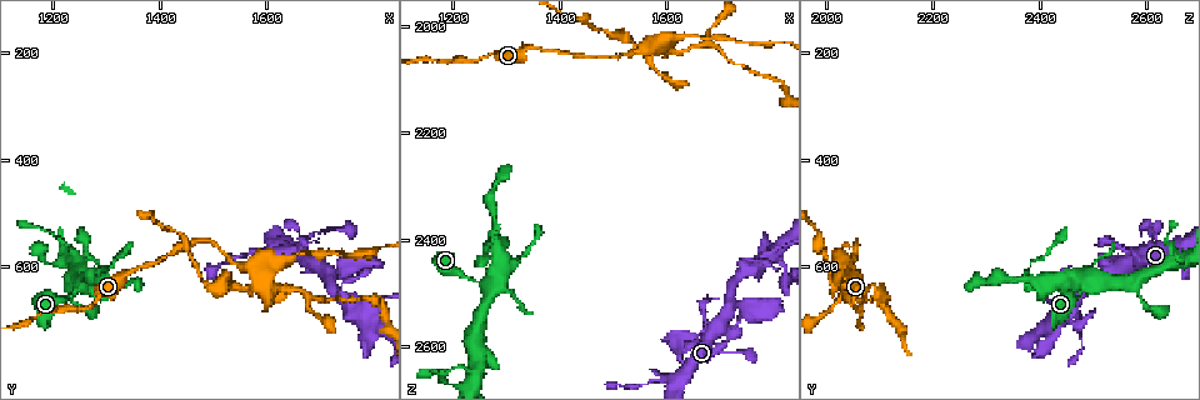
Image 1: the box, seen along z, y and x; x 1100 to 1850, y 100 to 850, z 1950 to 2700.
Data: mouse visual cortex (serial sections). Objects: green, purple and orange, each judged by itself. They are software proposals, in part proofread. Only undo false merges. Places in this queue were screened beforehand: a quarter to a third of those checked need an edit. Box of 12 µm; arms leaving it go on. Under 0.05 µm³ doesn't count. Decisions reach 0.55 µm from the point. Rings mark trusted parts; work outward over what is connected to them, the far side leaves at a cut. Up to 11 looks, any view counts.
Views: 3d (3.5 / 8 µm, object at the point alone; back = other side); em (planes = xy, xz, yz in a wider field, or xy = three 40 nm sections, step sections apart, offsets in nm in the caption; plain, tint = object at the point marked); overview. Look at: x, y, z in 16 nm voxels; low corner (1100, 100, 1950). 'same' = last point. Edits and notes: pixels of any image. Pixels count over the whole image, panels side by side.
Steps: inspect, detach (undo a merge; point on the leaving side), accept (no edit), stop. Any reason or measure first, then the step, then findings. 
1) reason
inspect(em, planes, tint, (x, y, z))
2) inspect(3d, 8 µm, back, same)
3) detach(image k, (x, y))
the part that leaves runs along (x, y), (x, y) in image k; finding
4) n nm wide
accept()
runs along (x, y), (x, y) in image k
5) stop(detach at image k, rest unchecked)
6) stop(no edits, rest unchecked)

thick turns thin
inspect(3d, 3.5 µm, (1590, 630, 2045))

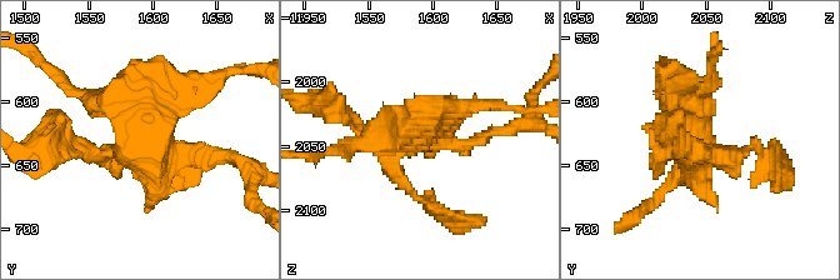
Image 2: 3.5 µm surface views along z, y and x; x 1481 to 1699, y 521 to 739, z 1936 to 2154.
inspect(em, xy, step 2, tint, (1590, 628, 2040))

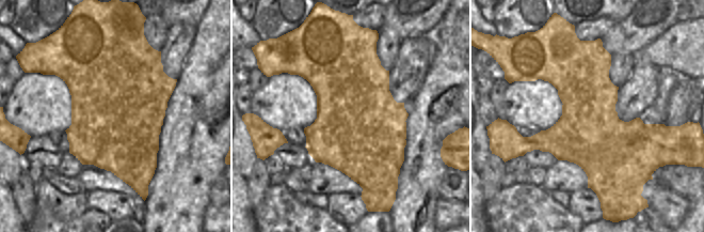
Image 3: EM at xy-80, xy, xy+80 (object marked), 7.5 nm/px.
detach(image 2, (70, 135))
two cells meet here

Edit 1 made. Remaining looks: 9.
inspect(overview)

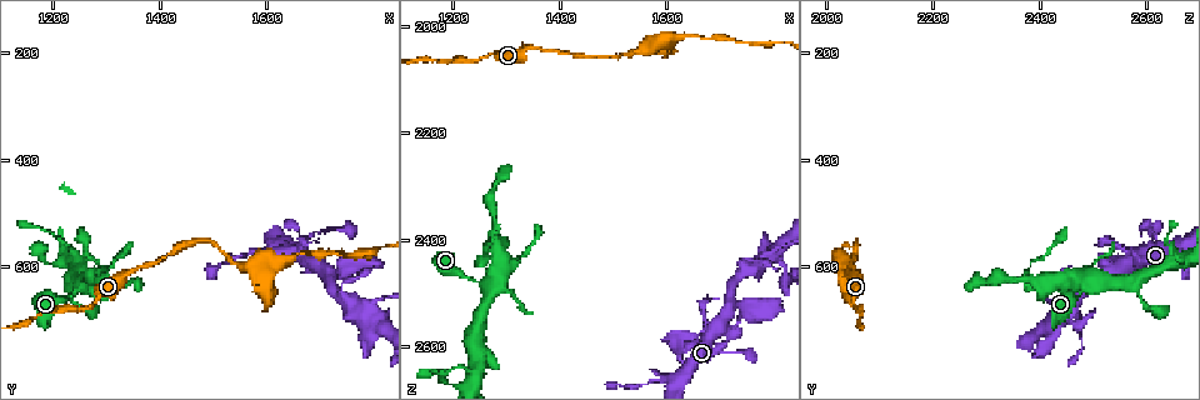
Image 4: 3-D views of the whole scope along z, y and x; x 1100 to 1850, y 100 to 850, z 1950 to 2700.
three arms meet
inspect(3d, 3.5 µm, (1700, 600, 2560))

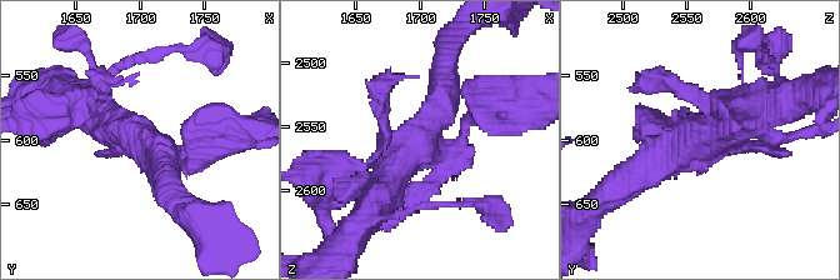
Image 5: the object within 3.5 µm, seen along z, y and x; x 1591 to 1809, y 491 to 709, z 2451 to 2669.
inspect(em, xy, step 2, tint, (1702, 602, 2554))

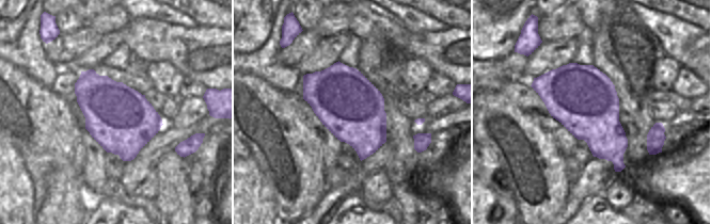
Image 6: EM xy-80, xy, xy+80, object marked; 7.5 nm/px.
accept()
runs along (379, 195), (440, 106), (444, 70) in image 5; one cell here

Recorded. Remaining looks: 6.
looks like a crossing
inspect(3d, 3.5 µm, (1795, 705, 2430))

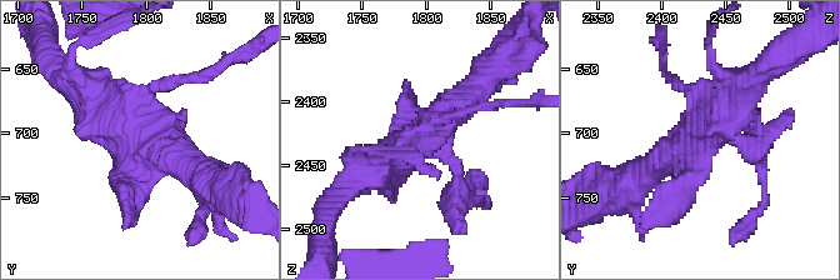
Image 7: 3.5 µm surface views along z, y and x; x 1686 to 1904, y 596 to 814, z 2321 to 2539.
shape alone is not enough
inspect(em, xy, step 2, tint, (1794, 700, 2436))

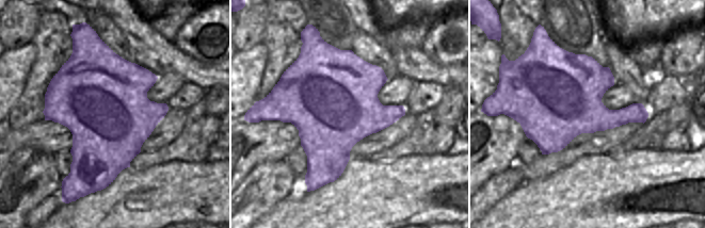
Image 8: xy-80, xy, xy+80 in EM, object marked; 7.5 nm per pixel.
700 nm wide
accept()
runs along (81, 81), (193, 170) in image 7; one cell here

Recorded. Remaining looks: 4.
sharp bend
inspect(3d, 3.5 µm, (1240, 590, 2660))

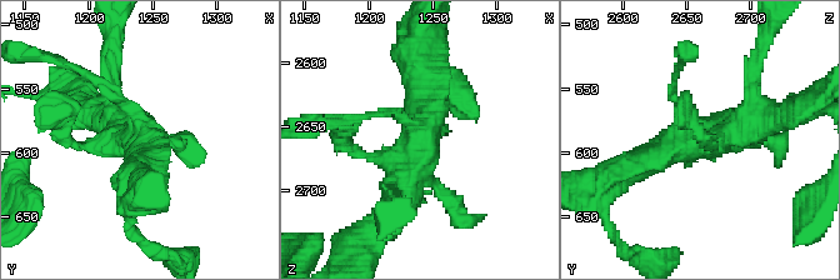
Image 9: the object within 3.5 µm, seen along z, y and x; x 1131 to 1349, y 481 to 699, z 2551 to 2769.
shape alone is not enough
inspect(em, xy, step 1, tint, (1244, 592, 2658))

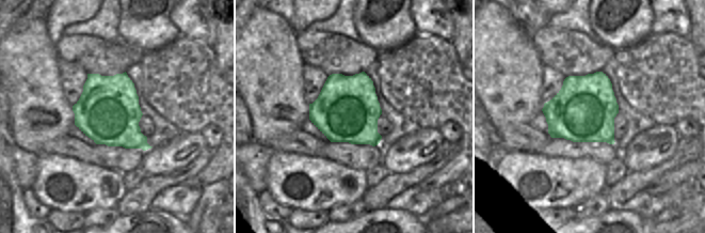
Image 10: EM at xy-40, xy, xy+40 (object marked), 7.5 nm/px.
inspect(em, xy, step 5, tint, same)

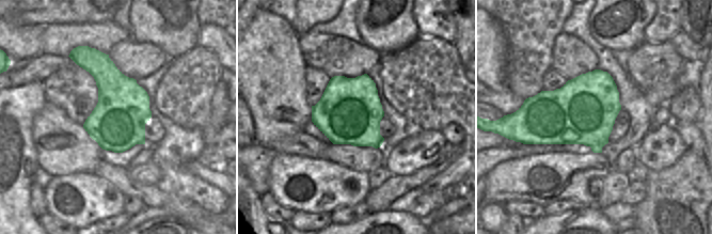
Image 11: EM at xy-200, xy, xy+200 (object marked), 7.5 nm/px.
accept()
runs along (628, 171), (743, 129), (749, 101) in image 9; all the same cell

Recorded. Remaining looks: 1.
stop(detach at image 2, rest unchecked)

